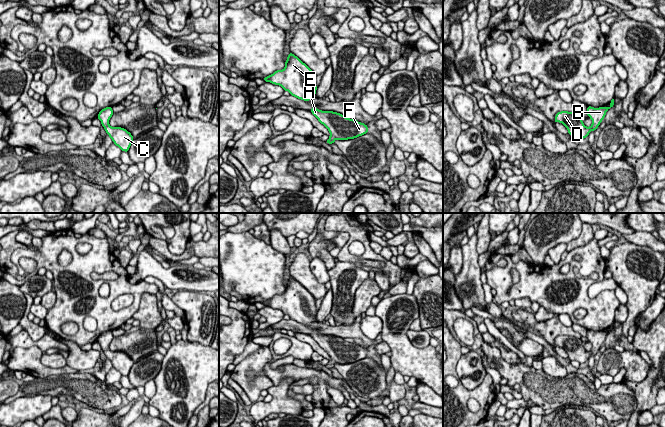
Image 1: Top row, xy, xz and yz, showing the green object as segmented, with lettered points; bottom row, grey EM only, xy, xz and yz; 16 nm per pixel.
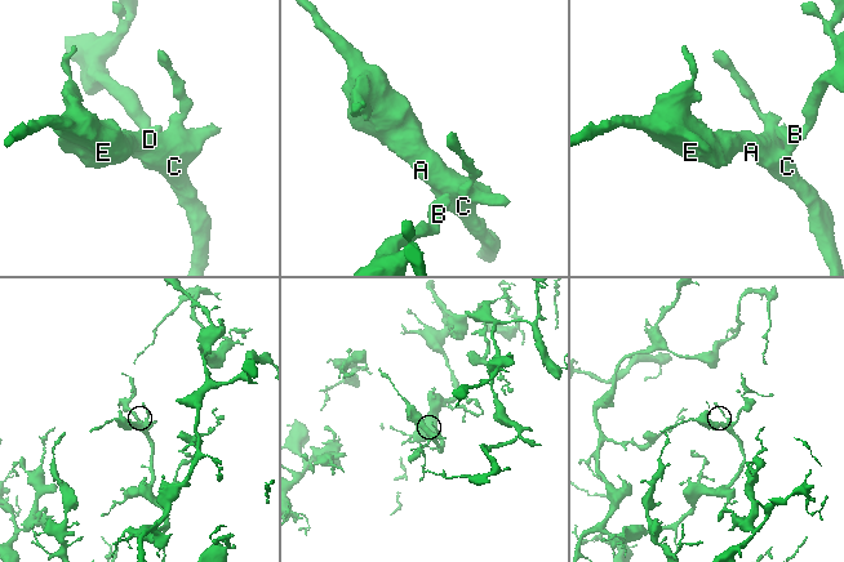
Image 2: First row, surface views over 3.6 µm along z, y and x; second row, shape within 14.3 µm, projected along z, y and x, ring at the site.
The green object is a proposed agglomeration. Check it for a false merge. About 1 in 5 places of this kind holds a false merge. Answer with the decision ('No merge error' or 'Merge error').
No merge error

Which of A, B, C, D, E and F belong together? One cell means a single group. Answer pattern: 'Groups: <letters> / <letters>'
Groups: A B C D E F

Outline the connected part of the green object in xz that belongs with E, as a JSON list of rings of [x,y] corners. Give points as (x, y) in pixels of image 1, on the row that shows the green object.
[[[292,52],[287,56],[283,70],[276,70],[263,78],[265,82],[281,86],[291,96],[306,102],[316,98],[316,78],[312,70]]]

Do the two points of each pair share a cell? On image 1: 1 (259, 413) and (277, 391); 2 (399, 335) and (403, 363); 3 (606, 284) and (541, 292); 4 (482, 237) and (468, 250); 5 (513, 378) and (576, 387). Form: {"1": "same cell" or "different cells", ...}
{"1": "same cell", "2": "same cell", "3": "different cells", "4": "different cells", "5": "same cell"}

